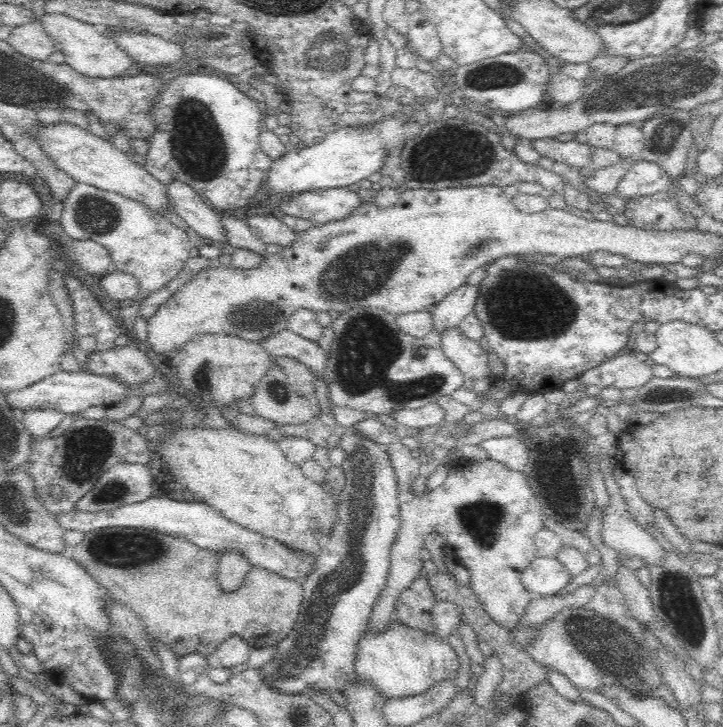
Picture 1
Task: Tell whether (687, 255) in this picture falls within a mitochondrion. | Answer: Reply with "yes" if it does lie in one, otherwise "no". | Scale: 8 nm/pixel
no

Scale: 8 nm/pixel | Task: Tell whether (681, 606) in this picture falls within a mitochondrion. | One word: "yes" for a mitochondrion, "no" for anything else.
yes

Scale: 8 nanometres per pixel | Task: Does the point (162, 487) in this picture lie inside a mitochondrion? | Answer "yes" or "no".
no

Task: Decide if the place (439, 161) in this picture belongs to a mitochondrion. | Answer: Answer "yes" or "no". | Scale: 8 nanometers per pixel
yes

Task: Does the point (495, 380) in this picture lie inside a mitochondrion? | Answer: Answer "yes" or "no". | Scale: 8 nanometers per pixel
no

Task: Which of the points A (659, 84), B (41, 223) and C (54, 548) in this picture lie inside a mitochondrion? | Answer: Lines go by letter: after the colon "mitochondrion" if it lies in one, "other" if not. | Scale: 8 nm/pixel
A: mitochondrion
B: other
C: other

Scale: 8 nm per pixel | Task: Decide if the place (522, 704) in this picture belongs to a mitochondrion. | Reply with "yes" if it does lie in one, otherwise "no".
no

